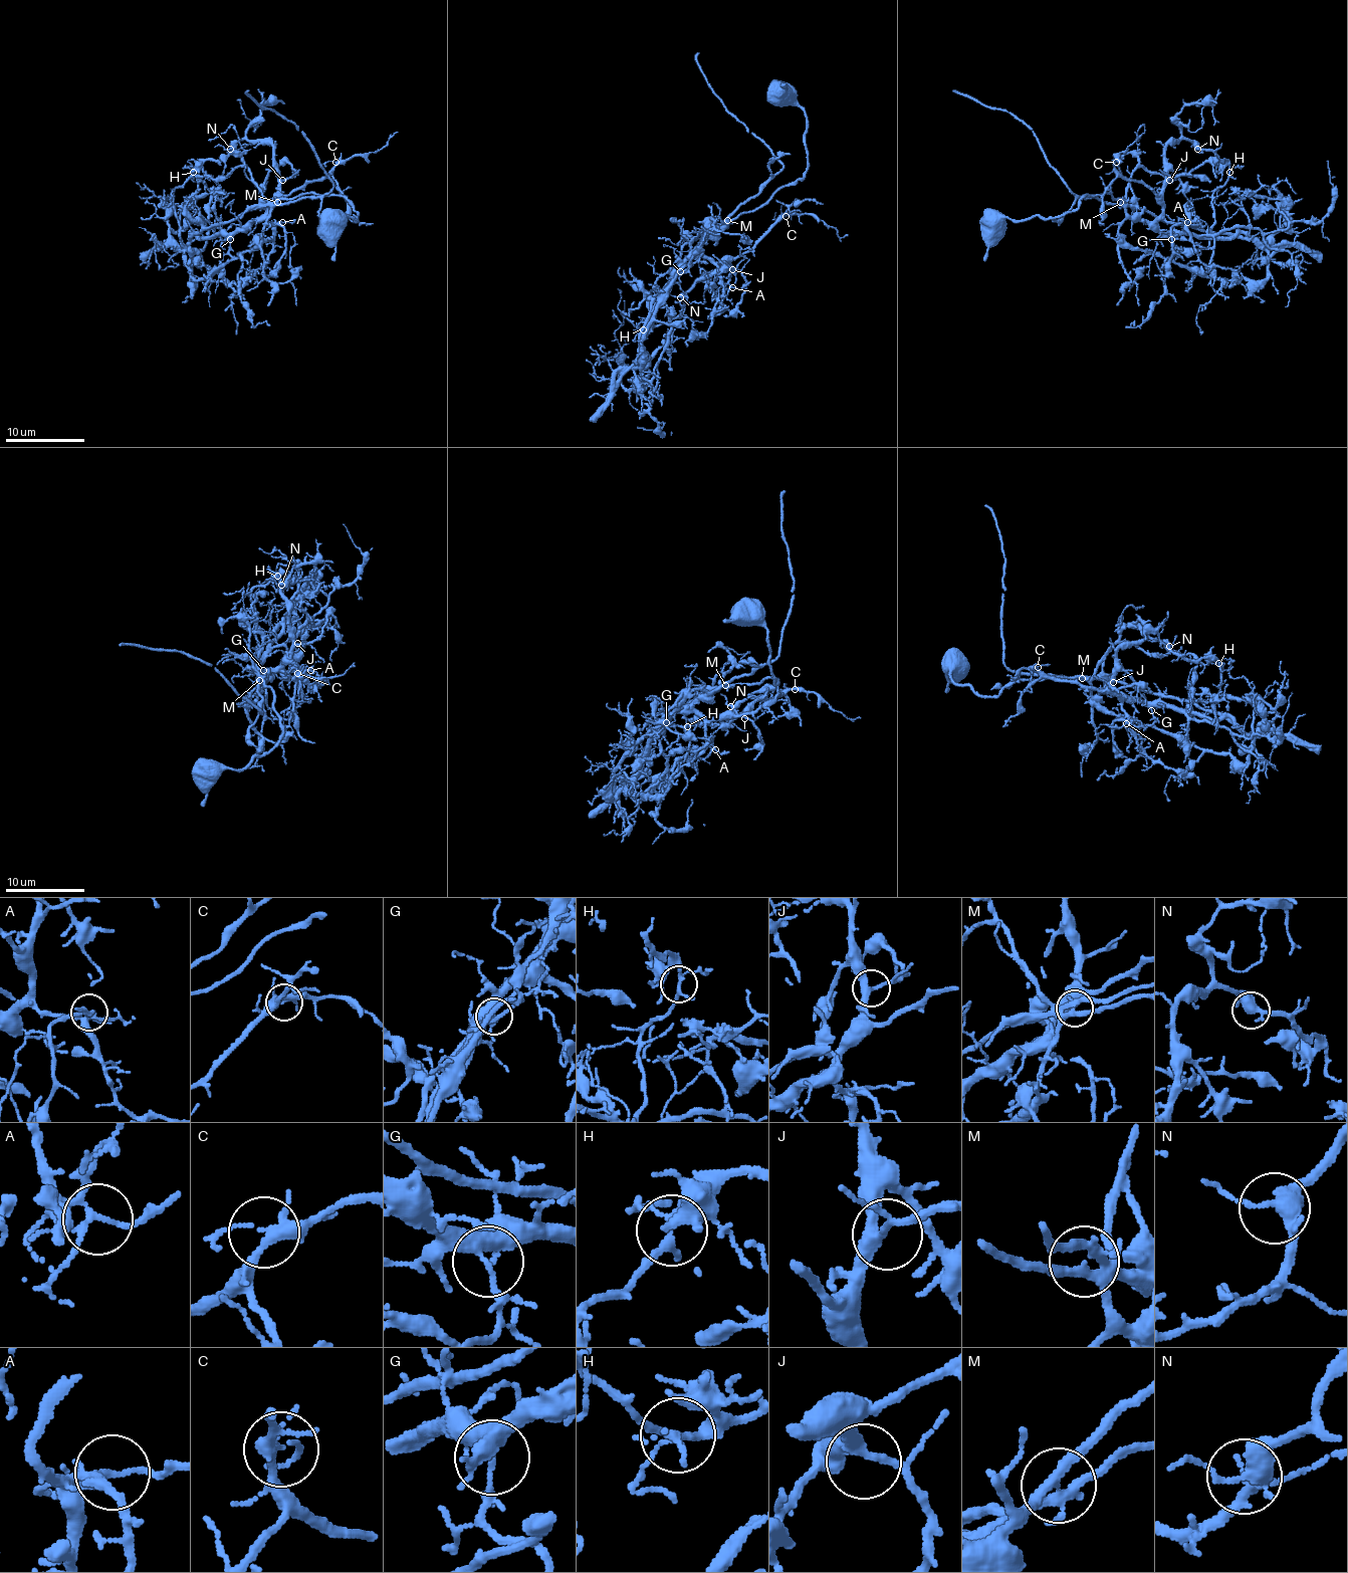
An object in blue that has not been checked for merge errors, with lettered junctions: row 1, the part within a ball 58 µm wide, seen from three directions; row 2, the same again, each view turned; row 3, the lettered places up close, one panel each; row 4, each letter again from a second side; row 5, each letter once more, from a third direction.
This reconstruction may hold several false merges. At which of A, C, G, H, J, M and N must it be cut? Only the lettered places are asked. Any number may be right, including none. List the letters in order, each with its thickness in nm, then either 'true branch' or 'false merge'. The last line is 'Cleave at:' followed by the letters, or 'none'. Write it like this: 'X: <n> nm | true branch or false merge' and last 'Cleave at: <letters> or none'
A: 160 nm | true branch
C: 280 nm | true branch
G: 240 nm | true branch
H: 170 nm | true branch
J: 280 nm | true branch
M: 280 nm | false merge
N: 400 nm | true branch
Cleave at: M

